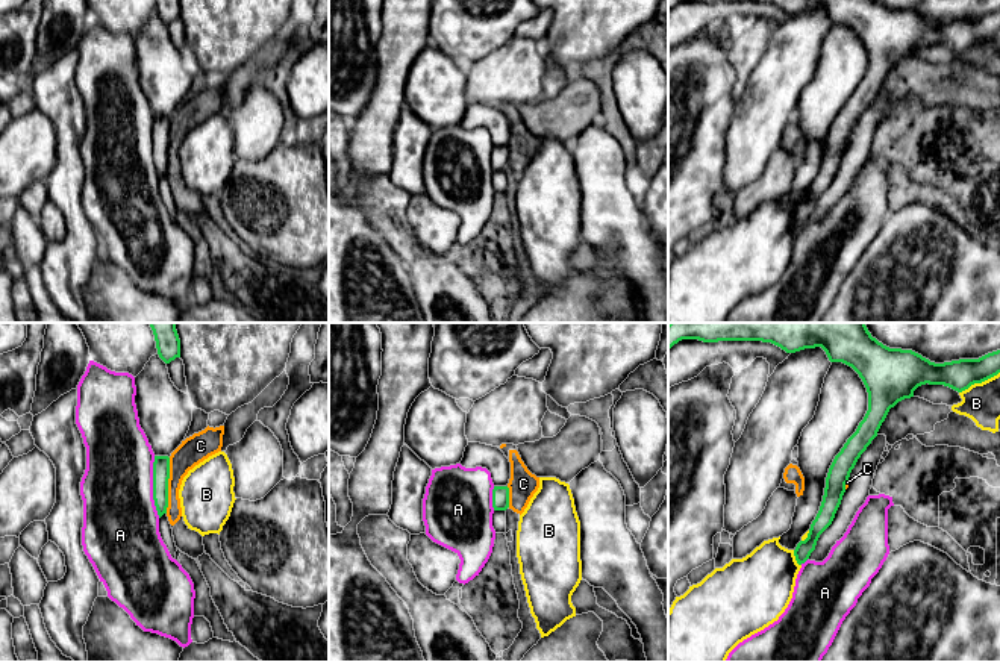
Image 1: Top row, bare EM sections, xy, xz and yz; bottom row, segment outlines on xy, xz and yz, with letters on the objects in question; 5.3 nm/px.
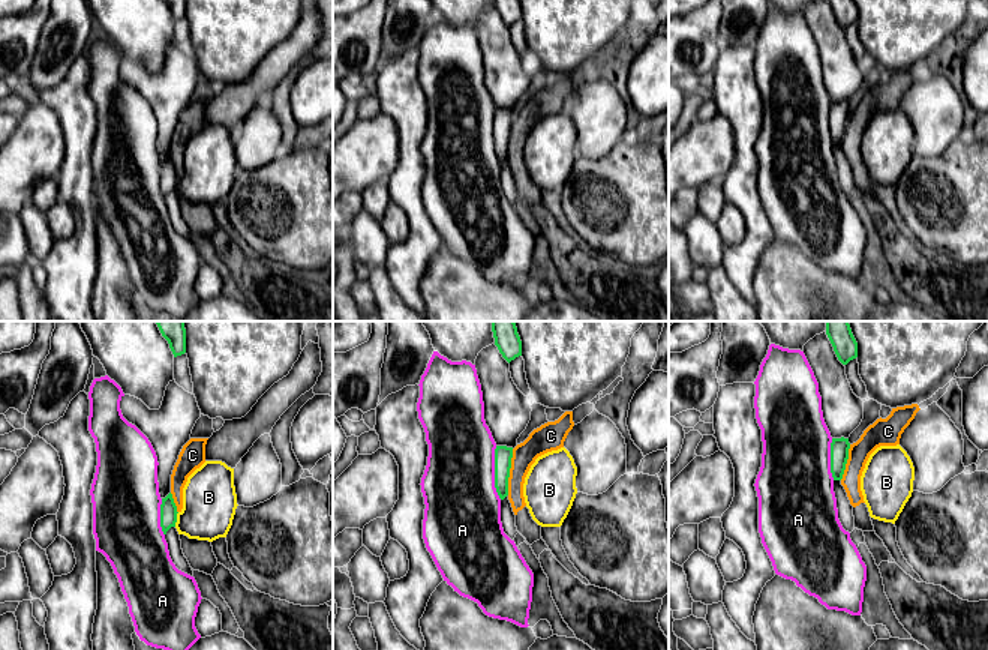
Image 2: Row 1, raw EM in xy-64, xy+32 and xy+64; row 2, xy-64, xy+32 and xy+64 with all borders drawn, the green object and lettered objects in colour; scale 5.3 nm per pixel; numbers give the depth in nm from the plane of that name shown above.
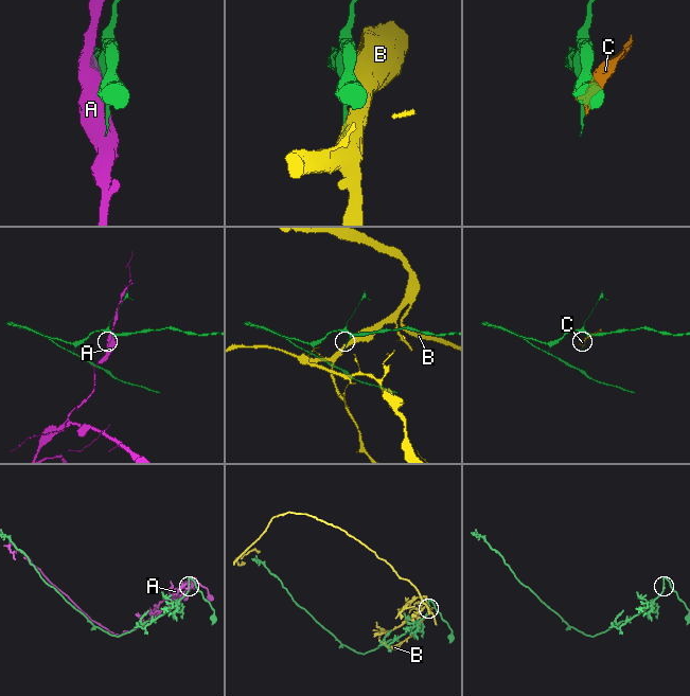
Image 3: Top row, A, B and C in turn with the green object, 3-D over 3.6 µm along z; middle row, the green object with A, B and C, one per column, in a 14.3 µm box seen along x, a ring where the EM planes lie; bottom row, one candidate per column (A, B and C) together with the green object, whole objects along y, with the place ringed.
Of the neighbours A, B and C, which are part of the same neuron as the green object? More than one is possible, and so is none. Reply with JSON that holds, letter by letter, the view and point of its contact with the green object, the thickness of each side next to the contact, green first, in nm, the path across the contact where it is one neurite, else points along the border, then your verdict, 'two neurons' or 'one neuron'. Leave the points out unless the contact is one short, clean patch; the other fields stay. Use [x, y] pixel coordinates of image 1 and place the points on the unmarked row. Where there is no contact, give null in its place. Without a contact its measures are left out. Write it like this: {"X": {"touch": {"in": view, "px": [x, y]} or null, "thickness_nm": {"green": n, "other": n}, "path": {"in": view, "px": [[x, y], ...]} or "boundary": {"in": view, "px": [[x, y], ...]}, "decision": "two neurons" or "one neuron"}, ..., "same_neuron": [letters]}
{"A": {"touch": {"in": "xy", "px": [153, 147]}, "thickness_nm": {"green": 100, "other": 400}, "decision": "two neurons"}, "B": {"touch": {"in": "yz", "px": [979, 43]}, "thickness_nm": {"green": 160, "other": 200}, "decision": "two neurons"}, "C": {"touch": {"in": "xy", "px": [167, 146]}, "thickness_nm": {"green": 100, "other": 150}, "boundary": {"in": "xy", "px": [[170, 118], [168, 167], [165, 173]]}, "decision": "two neurons"}, "same_neuron": []}

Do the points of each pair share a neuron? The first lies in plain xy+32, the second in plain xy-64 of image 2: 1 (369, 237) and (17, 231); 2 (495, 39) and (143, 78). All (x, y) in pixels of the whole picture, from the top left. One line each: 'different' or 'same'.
1: different
2: same

